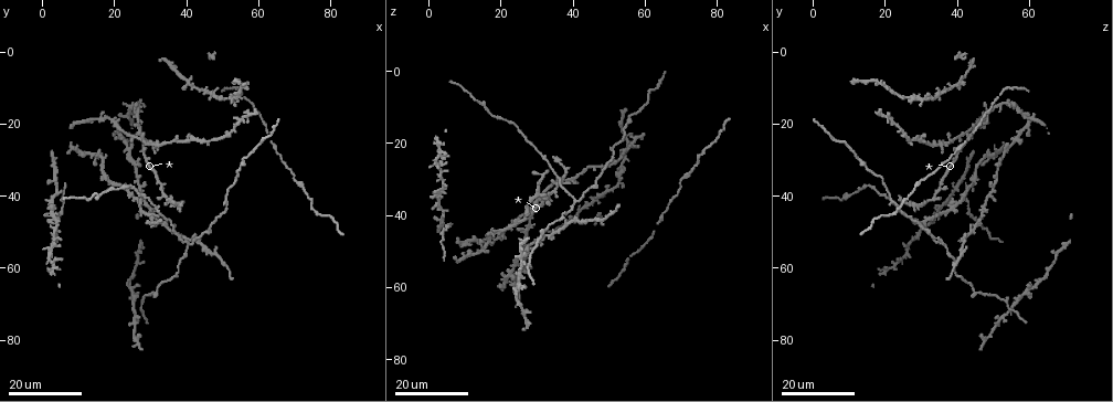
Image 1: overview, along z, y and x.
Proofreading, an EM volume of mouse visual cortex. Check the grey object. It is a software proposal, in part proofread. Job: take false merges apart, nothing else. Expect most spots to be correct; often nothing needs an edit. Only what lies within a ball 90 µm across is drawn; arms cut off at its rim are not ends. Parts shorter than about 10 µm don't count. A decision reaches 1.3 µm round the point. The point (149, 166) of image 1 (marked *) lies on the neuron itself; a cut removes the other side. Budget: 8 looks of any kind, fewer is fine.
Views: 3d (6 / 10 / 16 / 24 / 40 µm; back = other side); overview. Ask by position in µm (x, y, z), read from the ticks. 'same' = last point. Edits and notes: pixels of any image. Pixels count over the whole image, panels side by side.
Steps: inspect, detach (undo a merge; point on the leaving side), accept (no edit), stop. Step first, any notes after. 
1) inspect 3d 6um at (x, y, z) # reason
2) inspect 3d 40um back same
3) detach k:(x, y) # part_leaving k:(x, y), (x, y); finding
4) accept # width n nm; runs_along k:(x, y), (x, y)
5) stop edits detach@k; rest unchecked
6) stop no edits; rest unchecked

inspect 3d 16um at (54.5, 12.5, 24.5)

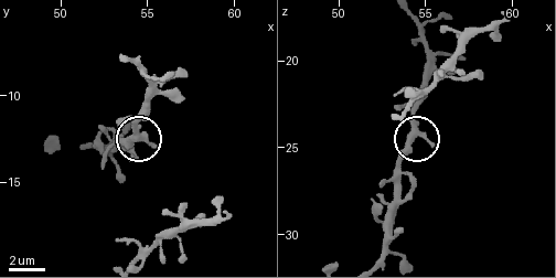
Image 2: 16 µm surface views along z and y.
inspect 3d 10um at (54.2, 12.3, 24.5) # zoom in

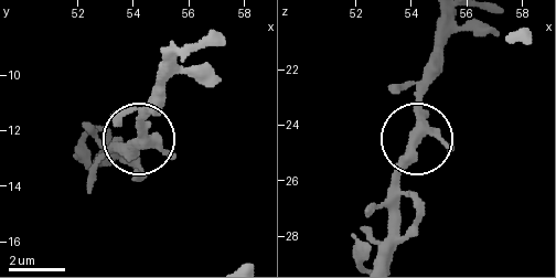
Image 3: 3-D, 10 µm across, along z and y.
accept # arms 3; one neuron here

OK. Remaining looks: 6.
inspect 3d 24um at (27.0, 22.5, 44.0)

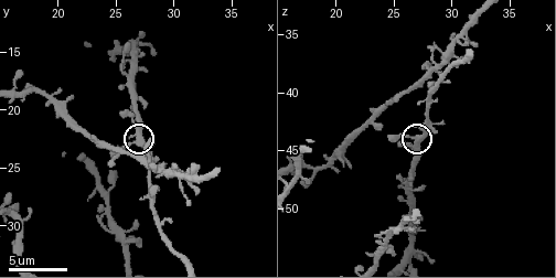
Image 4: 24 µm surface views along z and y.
inspect 3d 10um at (26.4, 22.8, 43.8)

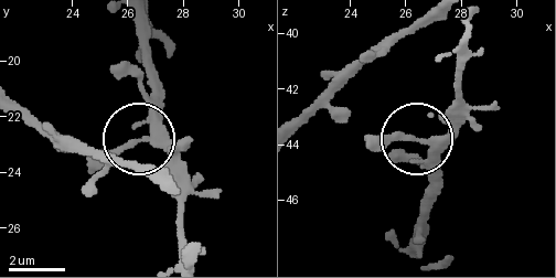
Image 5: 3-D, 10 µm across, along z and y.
accept # width 260 nm; runs_along 5:(469, 42), (462, 108), (424, 143), (434, 189); one neuron here

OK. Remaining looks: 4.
inspect 3d 16um at (40.0, 8.5, 40.5) # four or more arms meet

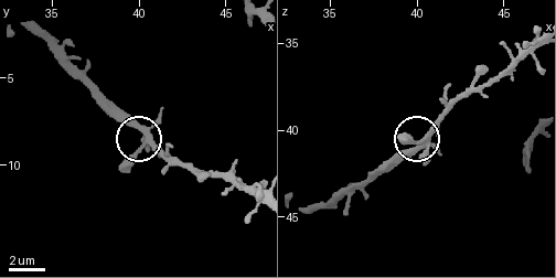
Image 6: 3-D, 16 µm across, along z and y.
inspect 3d 6um at (40.4, 8.1, 41.0) # closer look

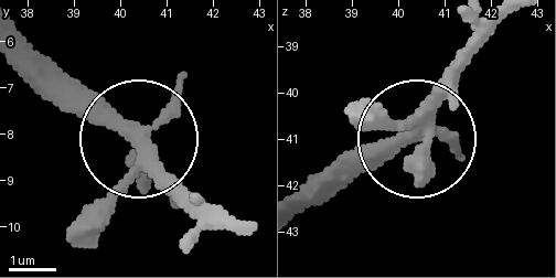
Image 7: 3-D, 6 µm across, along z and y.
accept # runs_along 7:(230, 226), (55, 64); continuous, no second neuron

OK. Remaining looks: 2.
inspect 3d 24um at (32.0, 43.5, 24.0) # three arms meet

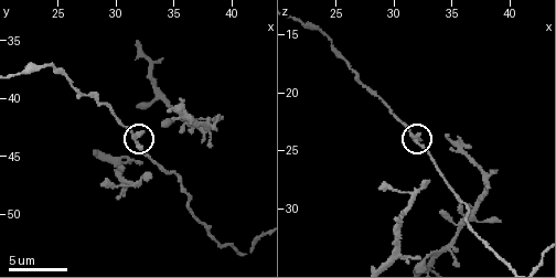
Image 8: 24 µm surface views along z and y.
inspect 3d 10um at (31.6, 43.8, 24.0) # closer look

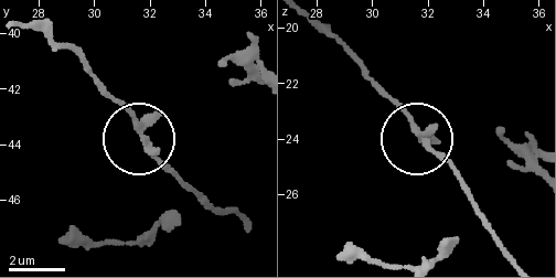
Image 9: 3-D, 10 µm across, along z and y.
accept # one neuron here

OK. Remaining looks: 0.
stop no edits; rest unchecked

